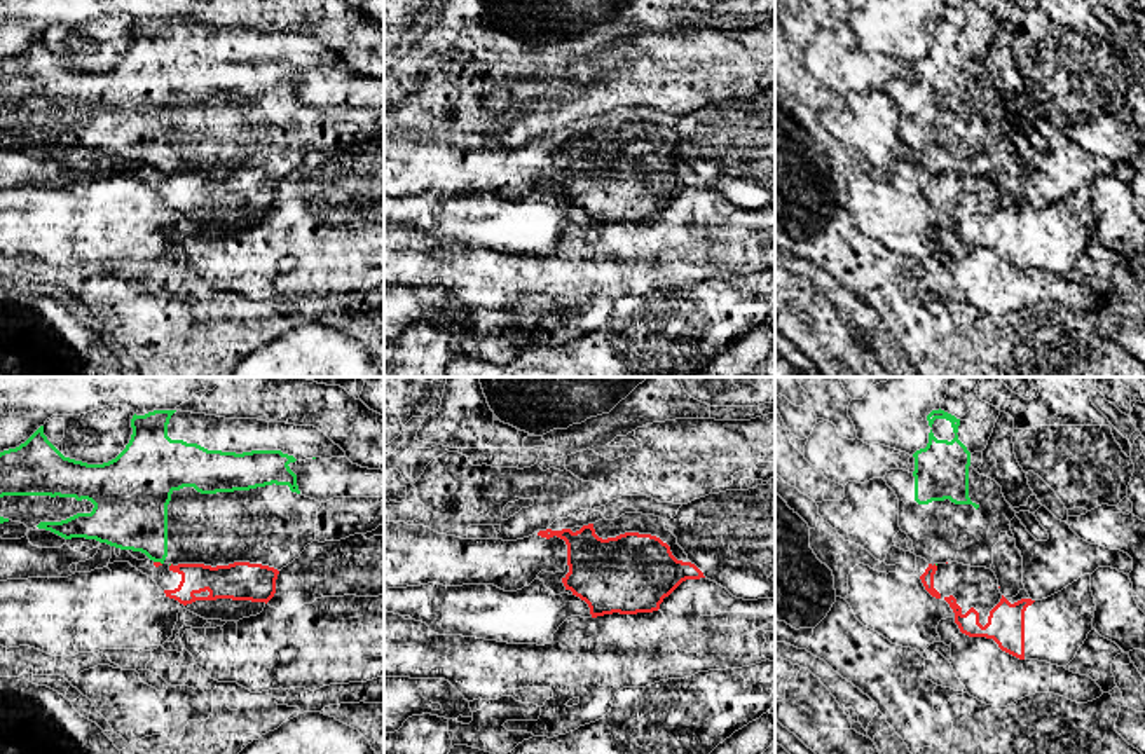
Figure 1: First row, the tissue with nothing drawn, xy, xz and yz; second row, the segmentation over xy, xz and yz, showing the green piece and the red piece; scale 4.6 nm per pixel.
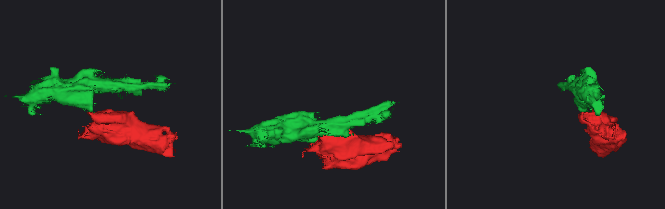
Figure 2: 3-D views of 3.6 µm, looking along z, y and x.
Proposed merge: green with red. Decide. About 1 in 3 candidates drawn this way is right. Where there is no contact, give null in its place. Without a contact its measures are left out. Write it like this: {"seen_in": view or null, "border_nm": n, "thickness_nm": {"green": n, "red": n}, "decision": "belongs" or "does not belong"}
{"seen_in": "xy", "border_nm": 40, "thickness_nm": {"green": 340, "red": 20}, "decision": "does not belong"}

